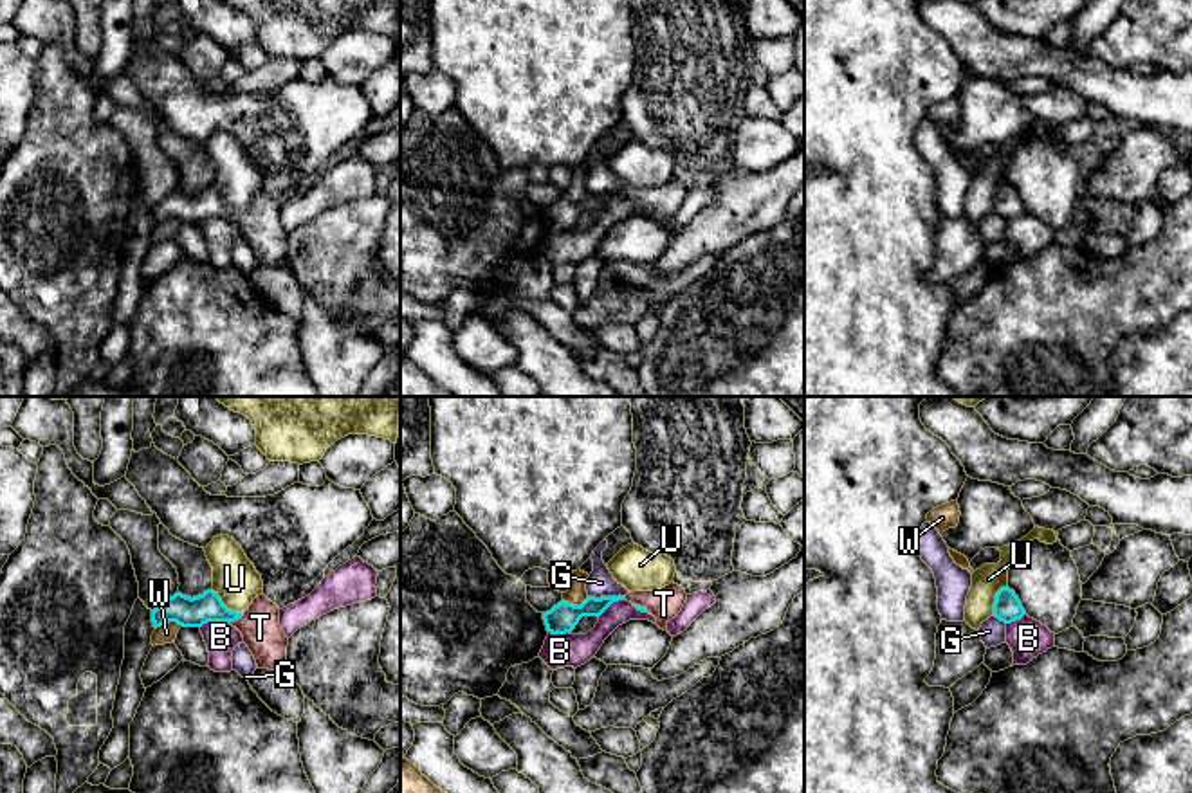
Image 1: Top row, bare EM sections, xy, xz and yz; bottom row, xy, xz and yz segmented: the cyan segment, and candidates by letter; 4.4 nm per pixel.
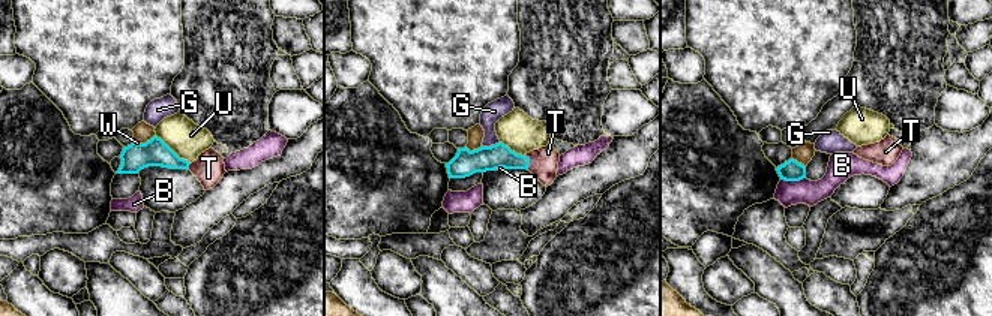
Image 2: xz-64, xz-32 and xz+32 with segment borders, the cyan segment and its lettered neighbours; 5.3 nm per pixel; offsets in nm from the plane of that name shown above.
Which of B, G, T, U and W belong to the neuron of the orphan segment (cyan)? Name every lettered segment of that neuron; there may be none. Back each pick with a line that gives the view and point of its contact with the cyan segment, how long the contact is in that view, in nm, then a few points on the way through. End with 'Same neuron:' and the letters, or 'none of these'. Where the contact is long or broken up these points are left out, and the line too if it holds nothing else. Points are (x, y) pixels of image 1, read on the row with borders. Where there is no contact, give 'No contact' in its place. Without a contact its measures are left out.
T: Touches cyan at xy (237, 619). Shared border 80 nm. Path across: xy (186, 611), (219, 611), (237, 619), (260, 628)
Same neuron: T

